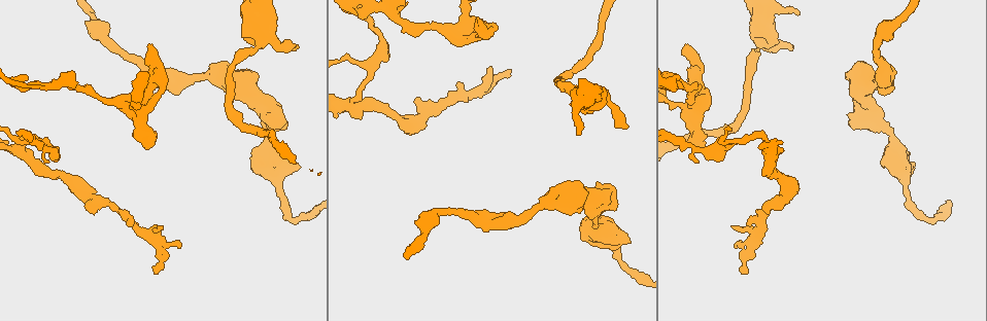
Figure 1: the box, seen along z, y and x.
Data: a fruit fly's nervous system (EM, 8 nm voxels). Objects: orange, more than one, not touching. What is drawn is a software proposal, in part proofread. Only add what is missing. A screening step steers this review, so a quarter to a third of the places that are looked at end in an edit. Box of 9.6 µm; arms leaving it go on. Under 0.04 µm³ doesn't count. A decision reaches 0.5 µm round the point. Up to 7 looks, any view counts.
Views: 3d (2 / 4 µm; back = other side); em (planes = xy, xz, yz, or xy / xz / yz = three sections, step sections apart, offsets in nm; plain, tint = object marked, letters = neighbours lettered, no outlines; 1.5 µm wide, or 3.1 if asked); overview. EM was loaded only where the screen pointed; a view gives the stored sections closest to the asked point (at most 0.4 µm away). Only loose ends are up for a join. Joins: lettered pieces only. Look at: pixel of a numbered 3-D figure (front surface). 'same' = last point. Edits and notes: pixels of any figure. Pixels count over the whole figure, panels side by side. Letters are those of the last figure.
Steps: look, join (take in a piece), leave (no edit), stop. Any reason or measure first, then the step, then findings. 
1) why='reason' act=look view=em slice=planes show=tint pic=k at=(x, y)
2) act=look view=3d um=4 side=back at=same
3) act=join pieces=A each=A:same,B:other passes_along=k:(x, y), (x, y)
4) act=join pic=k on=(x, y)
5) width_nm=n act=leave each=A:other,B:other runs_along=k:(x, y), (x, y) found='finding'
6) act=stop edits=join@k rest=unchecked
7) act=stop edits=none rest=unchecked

why='free end' act=look view=em slice=planes show=letters pic=1 at=(686, 45)

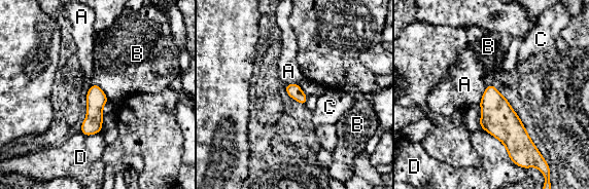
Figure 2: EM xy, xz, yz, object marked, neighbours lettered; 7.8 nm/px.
act=leave each=A:other,B:other,C:other,D:other border=2:(95, 83), (108, 100) found='none of them fits'

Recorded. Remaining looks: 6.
why='branch stops here' act=look view=3d um=2 pic=1 at=(155, 270)

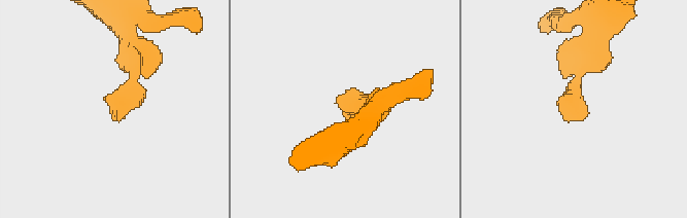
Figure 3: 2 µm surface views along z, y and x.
act=look view=em slice=planes show=tint pic=3 at=(109, 113)

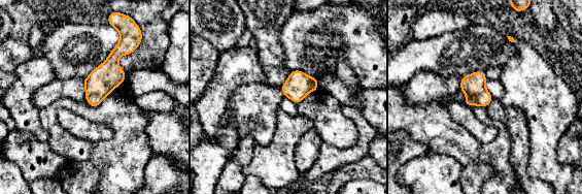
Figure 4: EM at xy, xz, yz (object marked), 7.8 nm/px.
act=look view=em slice=planes show=letters at=same

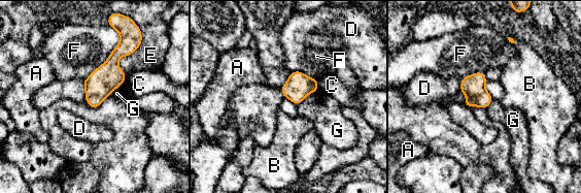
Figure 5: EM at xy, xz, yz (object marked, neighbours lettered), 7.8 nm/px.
act=leave each=A:other,B:other,C:other,D:other,E:other,F:other,G:other border=5:(317, 89), (309, 93), (297, 105) found='none of them fits'

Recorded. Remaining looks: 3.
why='branch stops here' act=look view=3d um=2 pic=1 at=(791, 45)

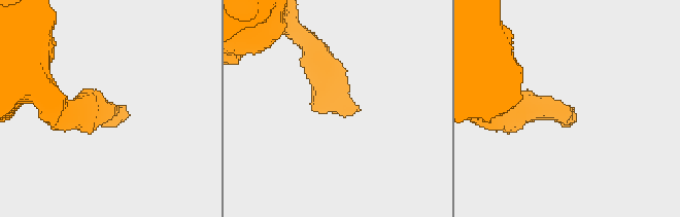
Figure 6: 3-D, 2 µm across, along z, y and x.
act=look view=em slice=xy step=4 show=tint pic=6 at=(571, 107)

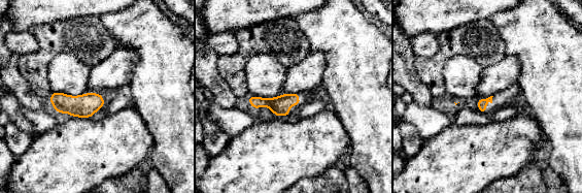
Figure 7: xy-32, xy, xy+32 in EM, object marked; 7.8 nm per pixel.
act=look view=em slice=planes show=letters at=same

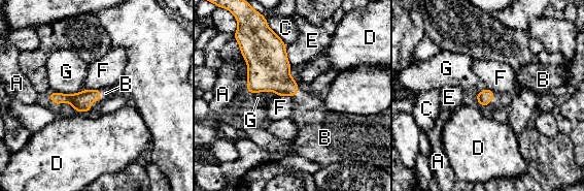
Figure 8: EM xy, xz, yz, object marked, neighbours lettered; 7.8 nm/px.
act=join pieces=B each=A:other,B:same,C:other,D:other,E:other,F:other,G:other passes_along=8:(81, 101), (98, 100), (105, 93) found='the neuron continues'

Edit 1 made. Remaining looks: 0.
act=stop edits=join@8 rest=unchecked

